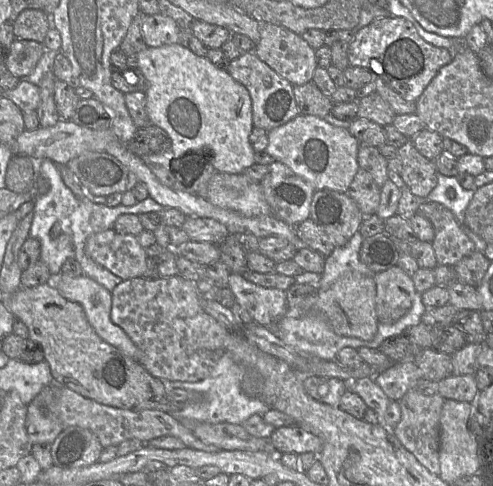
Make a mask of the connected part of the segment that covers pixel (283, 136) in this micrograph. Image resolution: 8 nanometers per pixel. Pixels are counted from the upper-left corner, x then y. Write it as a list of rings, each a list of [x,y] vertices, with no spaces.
[[[299,114],[287,123],[271,129],[265,150],[275,161],[282,162],[314,190],[347,193],[360,169],[357,160],[360,142],[347,129],[333,126],[323,118]]]

